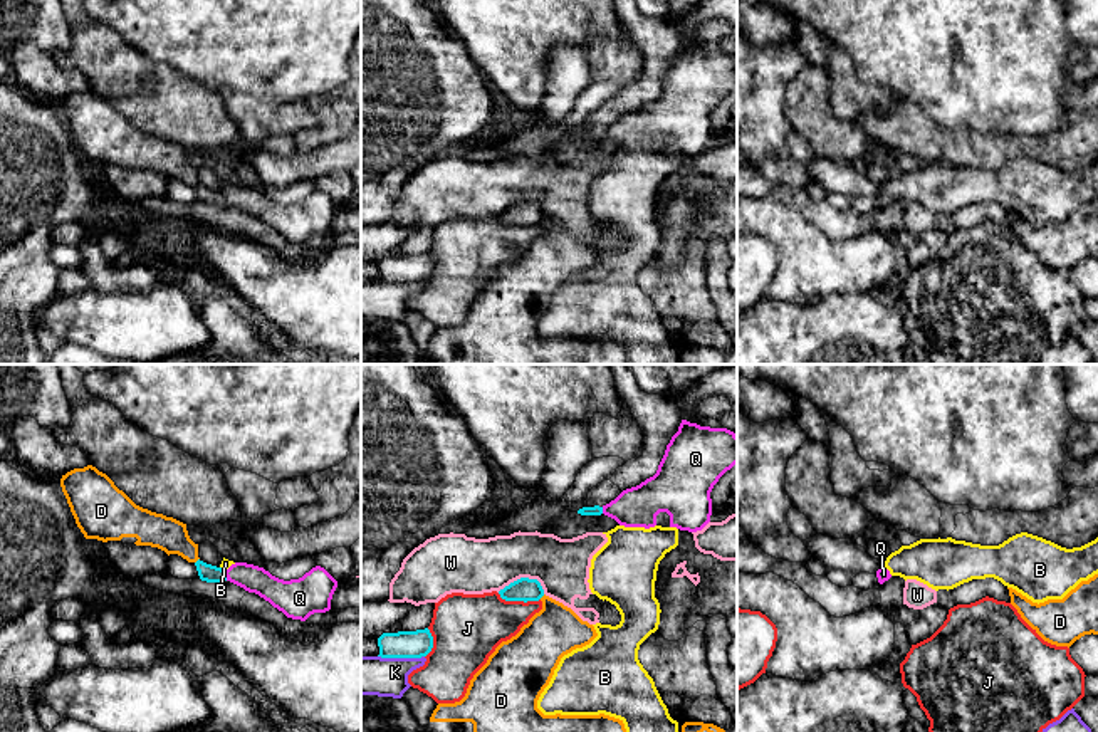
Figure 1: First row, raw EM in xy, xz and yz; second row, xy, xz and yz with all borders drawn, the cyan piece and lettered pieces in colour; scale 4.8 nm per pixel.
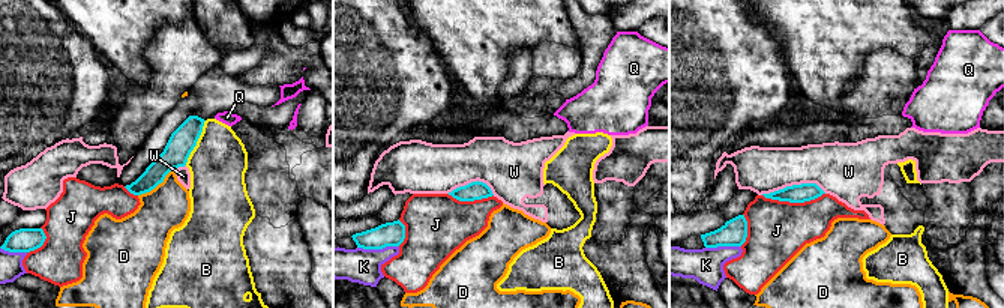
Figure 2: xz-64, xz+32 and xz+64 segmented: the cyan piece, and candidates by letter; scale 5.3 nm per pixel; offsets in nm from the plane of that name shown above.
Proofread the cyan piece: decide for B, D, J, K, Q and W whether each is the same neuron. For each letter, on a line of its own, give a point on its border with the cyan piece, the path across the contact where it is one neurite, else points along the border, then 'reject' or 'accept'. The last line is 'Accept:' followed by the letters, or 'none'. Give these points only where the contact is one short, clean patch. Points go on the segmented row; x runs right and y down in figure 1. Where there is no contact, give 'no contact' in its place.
B: meets cyan in xy at (222, 569); border along xy (220, 566), (224, 571); reject
D: meets cyan in xy at (197, 561); reject
J: meets cyan in xz at (519, 600); reject
K: meets cyan in xz at (402, 657); reject
Q: meets cyan in xy at (225, 576); border along xy (224, 571), (227, 580); reject
W: meets cyan in xz at (521, 578); reject
Accept: none

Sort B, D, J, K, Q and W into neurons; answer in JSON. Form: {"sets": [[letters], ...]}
{"sets": [["B", "Q"], ["D"], ["J"], ["K"], ["W"]]}

